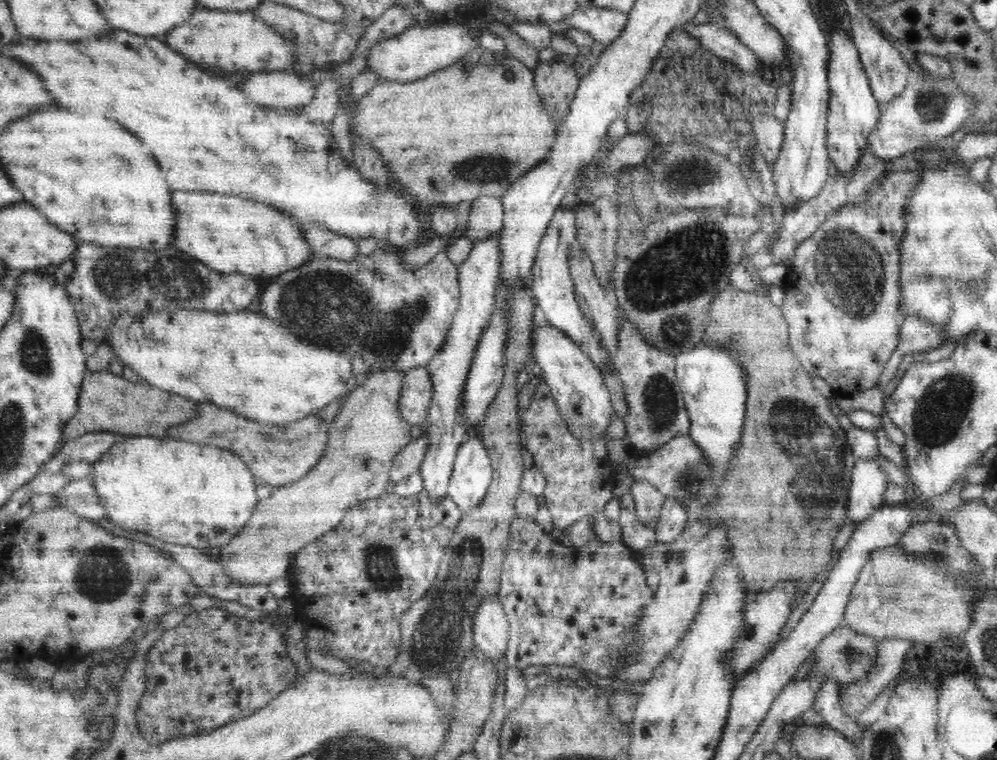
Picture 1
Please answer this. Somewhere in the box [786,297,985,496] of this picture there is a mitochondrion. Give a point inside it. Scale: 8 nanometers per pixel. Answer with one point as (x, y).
(942, 408)

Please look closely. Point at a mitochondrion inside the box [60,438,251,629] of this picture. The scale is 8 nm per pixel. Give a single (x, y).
(103, 571)

